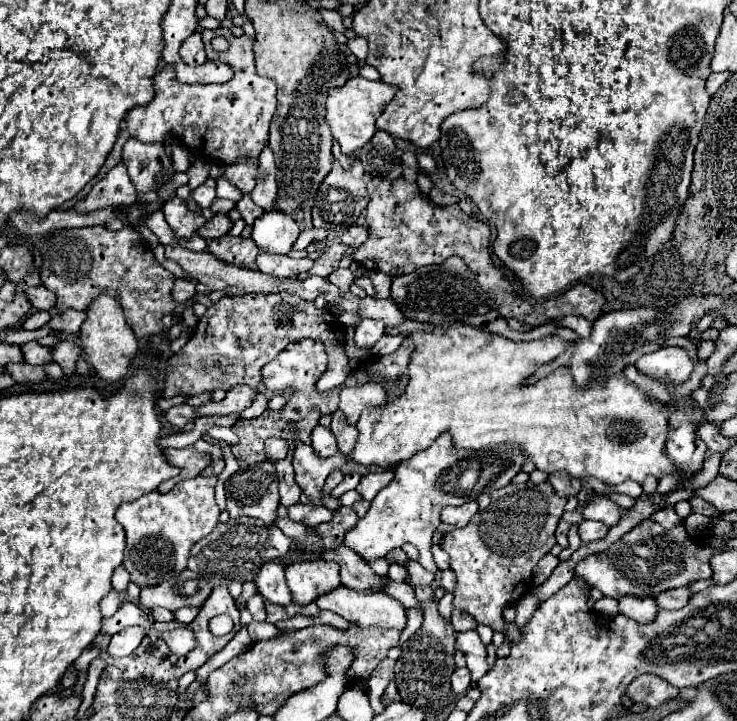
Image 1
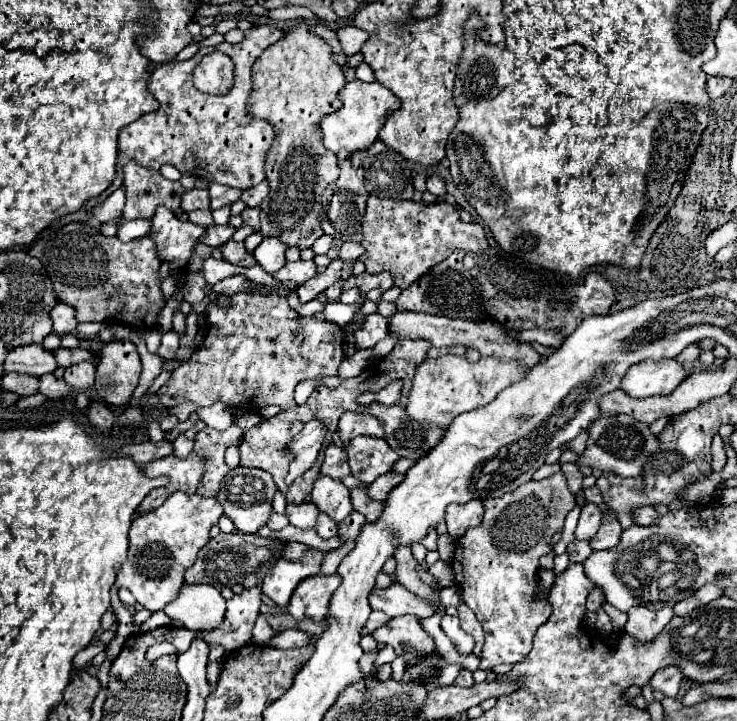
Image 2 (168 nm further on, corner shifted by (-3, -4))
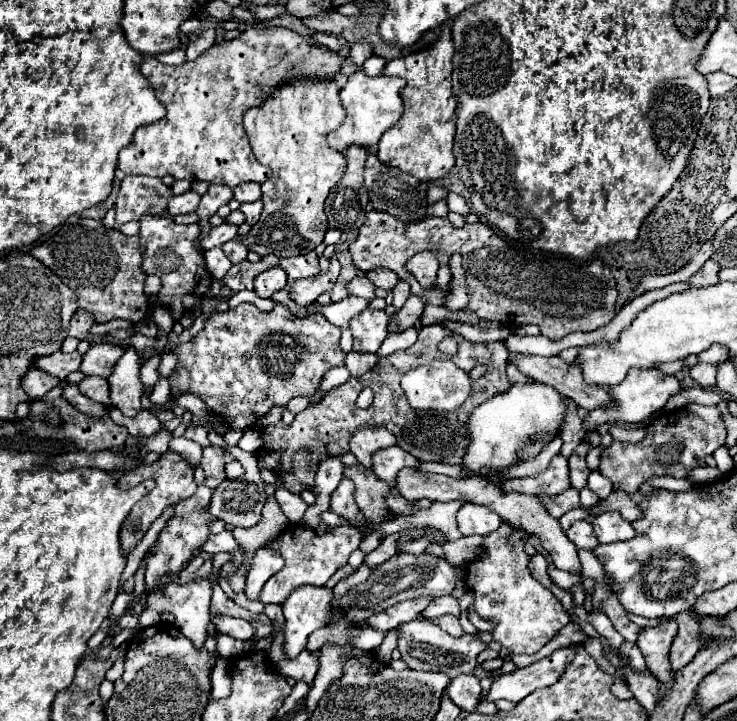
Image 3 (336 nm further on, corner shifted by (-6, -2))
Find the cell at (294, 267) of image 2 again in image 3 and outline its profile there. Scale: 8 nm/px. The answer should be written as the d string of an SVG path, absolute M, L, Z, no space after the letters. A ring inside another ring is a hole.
M314 250L310 254L302 254L302 256L294 256L294 258L282 258L280 268L284 268L290 282L294 282L298 278L316 276L320 272L318 256Z

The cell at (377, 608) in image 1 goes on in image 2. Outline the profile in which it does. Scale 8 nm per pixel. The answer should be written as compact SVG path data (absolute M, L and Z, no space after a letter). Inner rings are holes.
M411 614L391 618L387 624L373 632L373 638L381 644L393 646L395 652L405 658L405 662L417 662L417 656L431 654L435 648L433 638L425 634L419 618Z

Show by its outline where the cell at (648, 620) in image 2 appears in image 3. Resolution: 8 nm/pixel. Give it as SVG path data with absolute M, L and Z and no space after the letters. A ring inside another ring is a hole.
M670 618L668 624L642 630L638 636L638 642L636 642L640 652L644 654L648 670L662 684L674 680L674 672L668 662L668 652L670 652L670 646L672 646L676 632L678 632L676 620Z

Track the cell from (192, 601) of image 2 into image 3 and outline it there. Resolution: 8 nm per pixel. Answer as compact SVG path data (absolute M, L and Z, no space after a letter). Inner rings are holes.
M214 616L212 624L218 632L228 634L236 640L252 640L256 636L256 628L254 624L240 620L240 618L230 618L230 616Z

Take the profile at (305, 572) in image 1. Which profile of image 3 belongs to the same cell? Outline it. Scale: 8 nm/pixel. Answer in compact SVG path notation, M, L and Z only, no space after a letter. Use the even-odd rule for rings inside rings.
M300 586L296 588L286 602L282 604L286 626L284 626L284 656L296 658L308 642L308 636L316 630L326 626L332 620L330 600L332 590Z

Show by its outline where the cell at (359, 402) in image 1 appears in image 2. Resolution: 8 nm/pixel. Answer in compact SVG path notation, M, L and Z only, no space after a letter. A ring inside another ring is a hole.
M343 412L341 420L339 420L339 430L341 430L341 438L343 438L343 444L347 446L349 444L349 438L353 436L361 436L361 434L367 434L367 436L385 436L377 416L373 414L365 414L365 412Z

